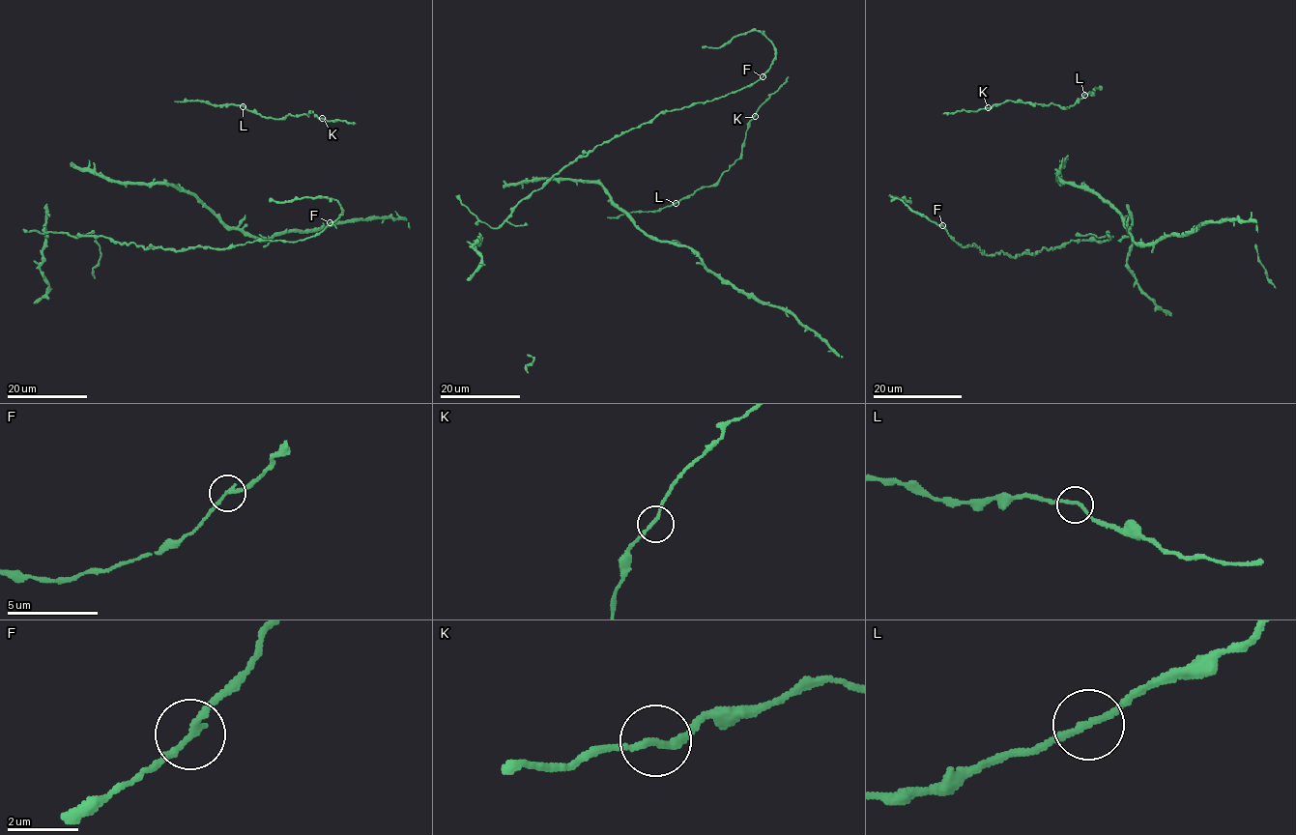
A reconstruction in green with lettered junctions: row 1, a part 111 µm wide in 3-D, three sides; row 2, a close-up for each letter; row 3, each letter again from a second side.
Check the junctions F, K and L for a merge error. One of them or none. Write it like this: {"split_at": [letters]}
{"split_at": []}

